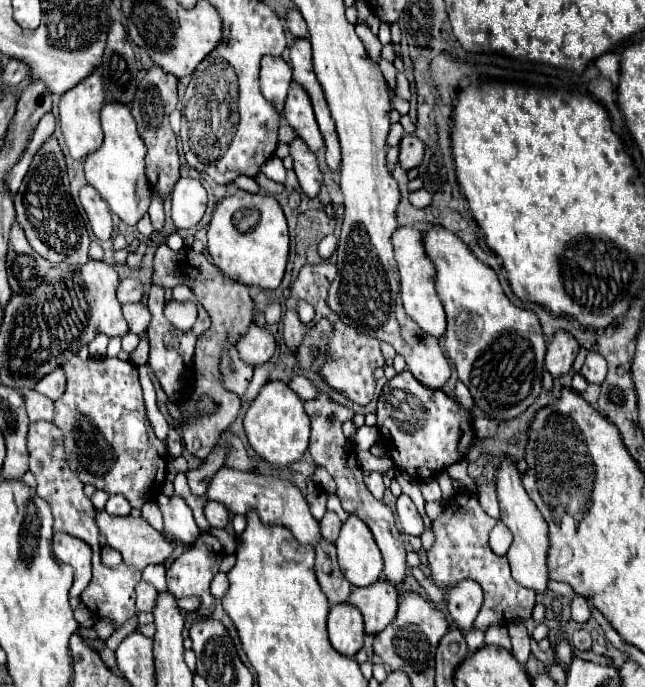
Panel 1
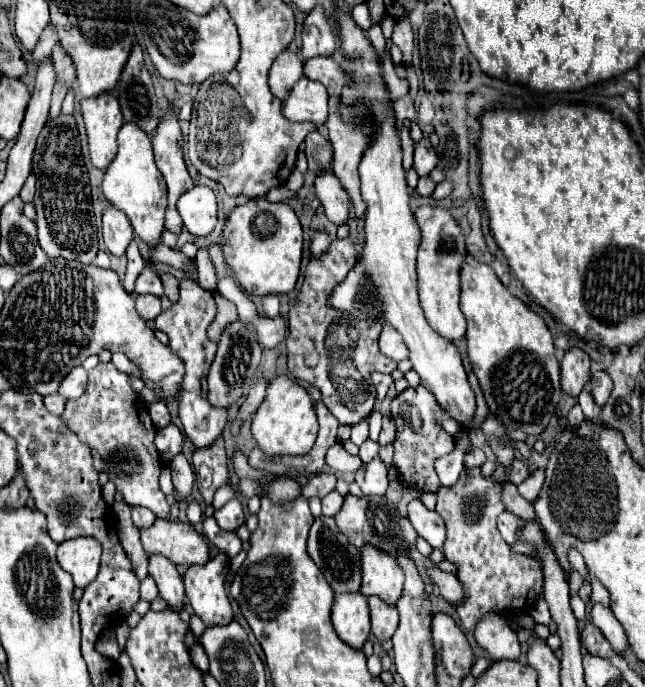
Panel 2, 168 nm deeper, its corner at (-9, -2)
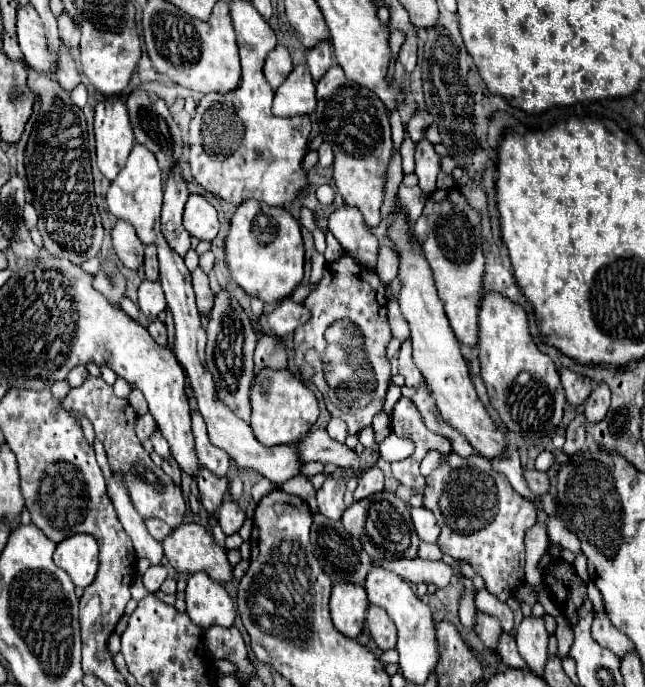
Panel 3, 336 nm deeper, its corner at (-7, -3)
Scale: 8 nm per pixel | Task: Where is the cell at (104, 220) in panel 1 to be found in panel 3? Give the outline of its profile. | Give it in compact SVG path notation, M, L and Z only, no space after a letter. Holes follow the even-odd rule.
M122 220L116 222L114 230L112 230L112 244L114 250L120 258L120 262L130 268L130 270L138 270L144 262L144 244L138 240L134 228Z

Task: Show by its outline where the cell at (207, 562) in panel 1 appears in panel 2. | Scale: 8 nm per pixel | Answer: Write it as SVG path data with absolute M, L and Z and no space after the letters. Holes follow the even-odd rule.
M218 553L204 565L190 565L184 575L186 597L206 627L228 625L232 621L232 607L224 589L228 571L228 555Z

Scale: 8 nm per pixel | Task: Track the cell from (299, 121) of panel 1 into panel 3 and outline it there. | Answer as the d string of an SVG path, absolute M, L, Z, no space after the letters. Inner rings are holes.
M302 62L292 68L290 76L274 94L272 112L276 116L302 116L316 108L316 88L308 66Z

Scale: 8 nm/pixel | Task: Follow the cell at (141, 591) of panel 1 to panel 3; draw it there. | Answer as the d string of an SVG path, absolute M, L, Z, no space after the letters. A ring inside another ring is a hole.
M164 564L150 566L150 568L146 570L146 574L142 576L142 578L144 578L144 586L148 588L148 592L156 592L156 590L162 586L162 582L166 580L166 574L168 574L168 570L166 570Z

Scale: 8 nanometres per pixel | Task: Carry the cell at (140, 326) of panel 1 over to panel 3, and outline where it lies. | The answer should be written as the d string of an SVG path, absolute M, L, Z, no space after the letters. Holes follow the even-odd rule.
M144 280L140 284L140 290L138 290L138 306L140 306L140 312L154 320L154 318L160 318L162 312L166 310L166 300L164 300L164 294L162 294L162 286L160 282L150 282L150 280Z

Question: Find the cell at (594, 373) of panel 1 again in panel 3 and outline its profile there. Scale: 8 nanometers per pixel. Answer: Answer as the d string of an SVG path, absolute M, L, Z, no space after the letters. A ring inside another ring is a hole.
M598 384L584 404L584 416L590 424L600 422L610 408L610 390L606 384Z

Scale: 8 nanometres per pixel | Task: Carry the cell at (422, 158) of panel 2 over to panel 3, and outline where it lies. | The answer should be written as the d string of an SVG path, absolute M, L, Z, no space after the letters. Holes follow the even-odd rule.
M422 138L416 144L416 176L418 176L418 186L430 194L436 190L436 176L440 172L440 156L436 154L434 146Z

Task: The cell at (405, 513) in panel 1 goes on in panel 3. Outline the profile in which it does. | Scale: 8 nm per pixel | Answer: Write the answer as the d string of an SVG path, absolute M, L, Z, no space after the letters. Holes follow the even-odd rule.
M412 508L412 520L414 520L414 528L418 532L418 538L434 544L440 534L440 526L436 524L434 514L428 508Z

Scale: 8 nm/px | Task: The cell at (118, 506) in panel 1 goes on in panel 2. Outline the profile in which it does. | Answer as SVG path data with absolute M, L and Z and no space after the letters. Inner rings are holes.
M132 507L132 521L136 527L148 527L148 525L152 525L152 521L156 521L156 515L148 509L134 509Z

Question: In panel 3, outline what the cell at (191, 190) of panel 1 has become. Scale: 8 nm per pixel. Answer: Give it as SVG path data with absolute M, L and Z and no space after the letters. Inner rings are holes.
M192 194L184 208L184 228L198 240L214 240L218 234L216 208L200 194Z

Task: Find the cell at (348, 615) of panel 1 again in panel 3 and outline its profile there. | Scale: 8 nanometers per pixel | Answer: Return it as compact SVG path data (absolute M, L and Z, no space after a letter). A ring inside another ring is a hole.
M334 584L330 596L332 622L344 636L356 638L362 632L368 610L366 590L360 584Z

